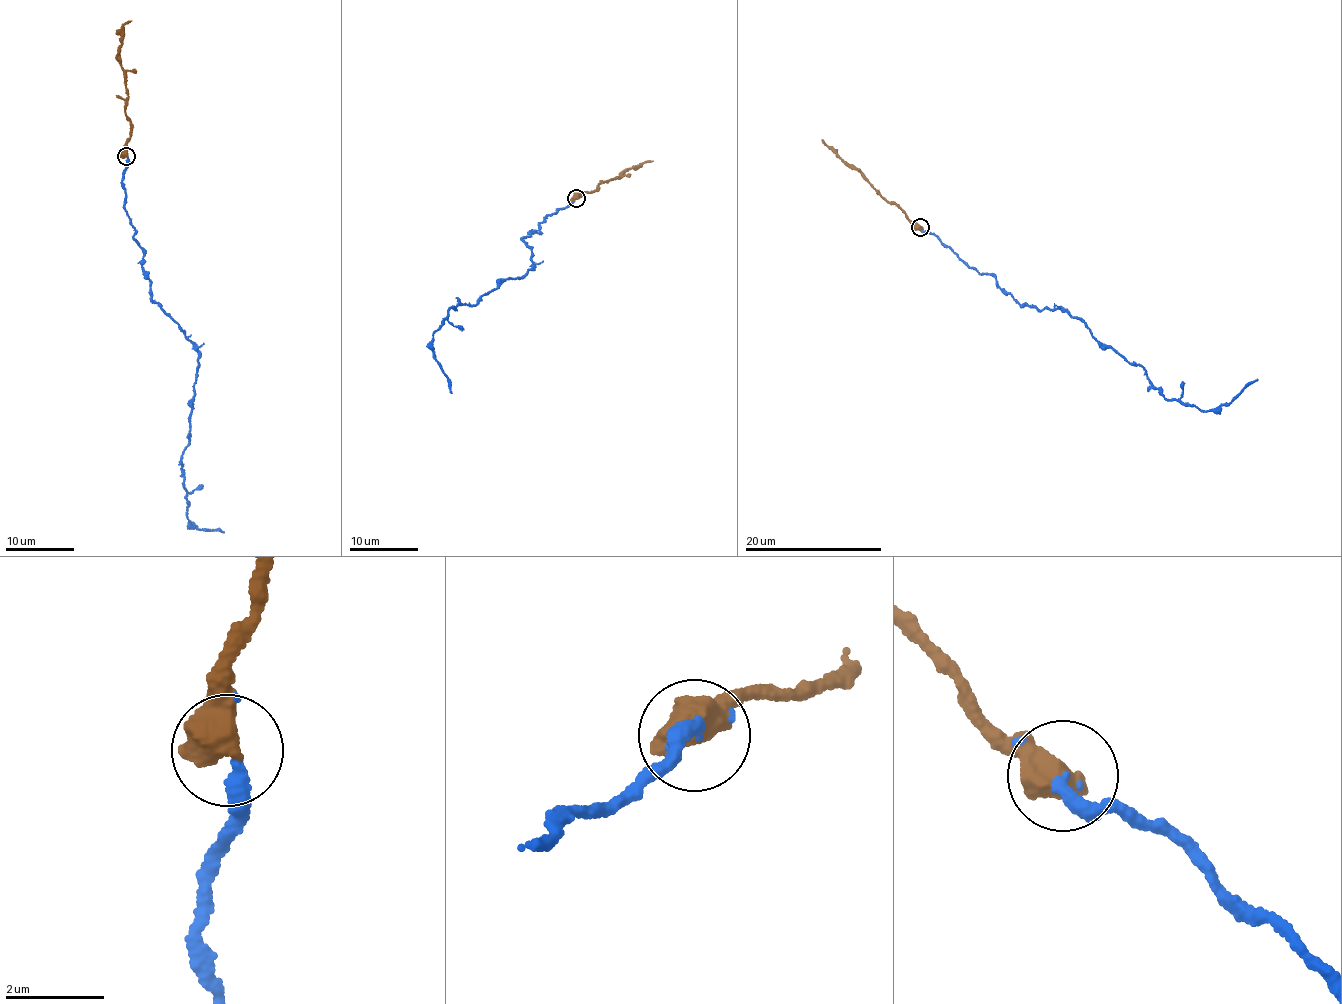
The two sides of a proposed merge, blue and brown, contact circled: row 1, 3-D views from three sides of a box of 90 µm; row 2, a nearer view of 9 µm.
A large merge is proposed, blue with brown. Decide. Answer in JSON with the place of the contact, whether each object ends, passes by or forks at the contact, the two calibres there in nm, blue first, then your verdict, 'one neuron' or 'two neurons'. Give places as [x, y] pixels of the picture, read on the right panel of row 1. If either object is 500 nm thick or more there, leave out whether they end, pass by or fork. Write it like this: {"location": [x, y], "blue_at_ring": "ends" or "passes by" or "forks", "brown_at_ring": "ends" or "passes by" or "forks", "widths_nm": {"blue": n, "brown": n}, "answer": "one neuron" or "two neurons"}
{"location": [920, 227], "widths_nm": {"blue": 190, "brown": 750}, "answer": "one neuron"}

